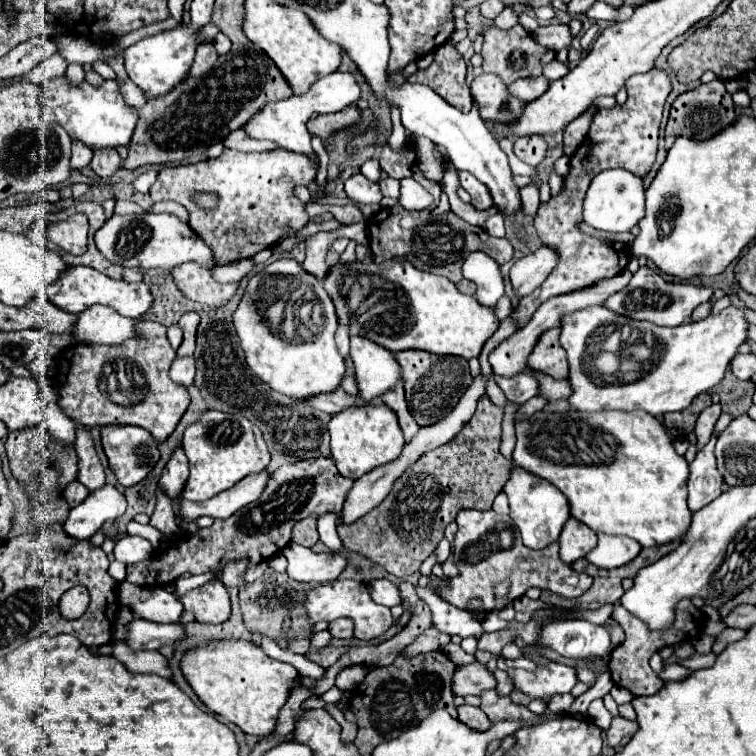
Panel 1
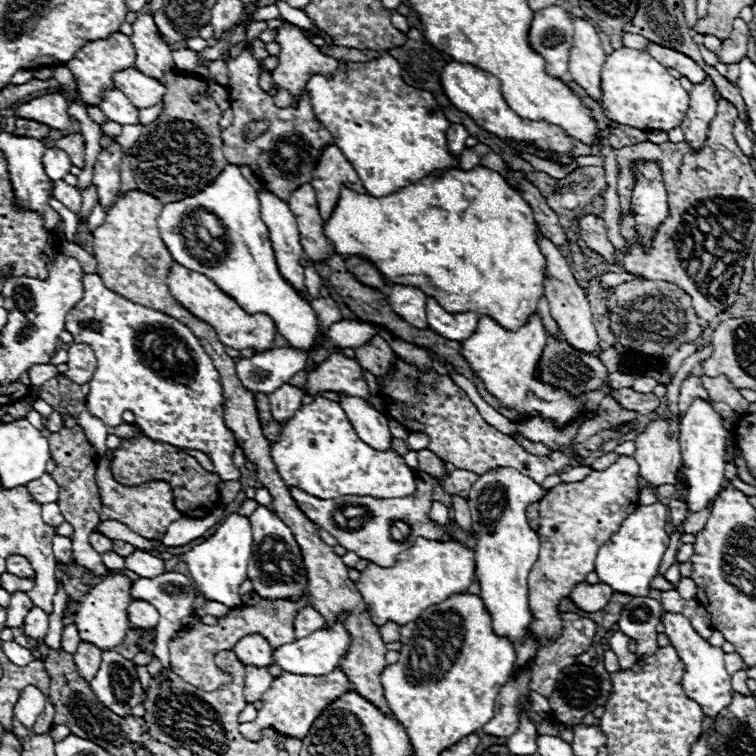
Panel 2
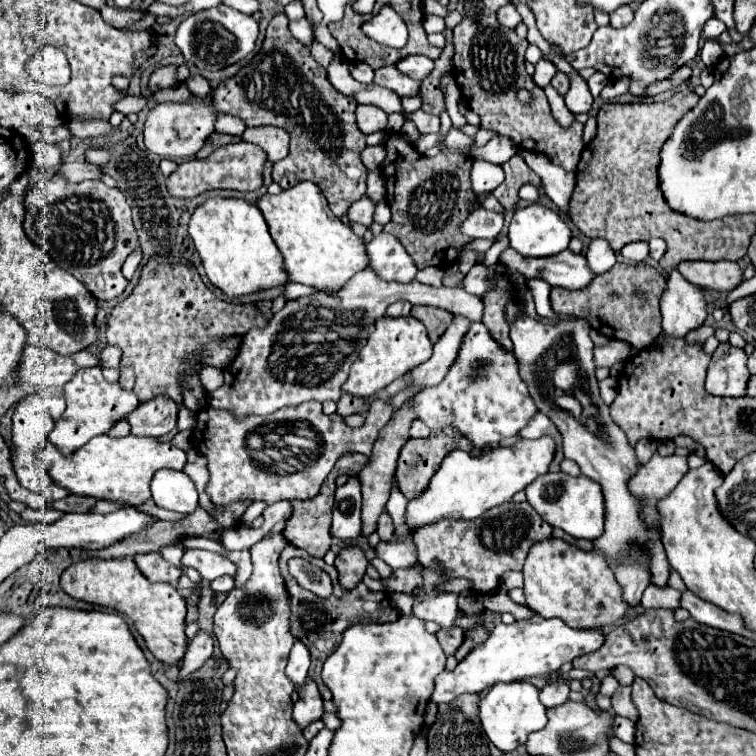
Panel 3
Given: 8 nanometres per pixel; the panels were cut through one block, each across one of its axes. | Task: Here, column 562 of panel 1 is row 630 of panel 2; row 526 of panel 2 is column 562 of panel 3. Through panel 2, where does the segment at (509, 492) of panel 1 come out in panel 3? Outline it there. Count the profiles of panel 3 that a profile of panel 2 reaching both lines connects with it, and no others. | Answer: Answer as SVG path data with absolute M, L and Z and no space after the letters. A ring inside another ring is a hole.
M546 472L526 488L526 494L528 504L540 514L544 522L548 522L552 528L564 530L572 538L594 540L604 532L602 488L582 474L578 478L572 478L564 472Z

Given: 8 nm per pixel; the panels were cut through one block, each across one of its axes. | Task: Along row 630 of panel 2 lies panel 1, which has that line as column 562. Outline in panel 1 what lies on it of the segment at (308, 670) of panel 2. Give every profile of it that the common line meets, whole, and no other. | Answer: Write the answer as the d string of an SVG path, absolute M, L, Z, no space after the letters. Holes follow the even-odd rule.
M588 306L582 310L576 310L574 314L564 314L560 320L560 344L568 354L568 364L570 364L570 384L574 394L568 398L570 406L580 410L580 412L604 412L604 410L644 410L652 416L662 416L666 412L678 412L684 410L692 404L692 400L702 394L708 392L710 388L714 388L716 384L722 382L726 366L730 364L730 360L734 358L734 354L738 352L738 348L748 340L748 320L744 318L744 312L736 306L728 306L724 312L720 312L718 316L708 316L699 322L687 322L676 328L660 328L660 342L664 342L664 354L658 362L658 366L654 370L650 370L644 378L632 382L632 384L608 384L608 386L598 386L594 384L588 374L584 372L584 354L586 354L586 346L588 346L588 338L592 336L592 332L598 326L606 326L606 324L630 324L636 326L638 322L632 322L612 310L608 310L606 306Z

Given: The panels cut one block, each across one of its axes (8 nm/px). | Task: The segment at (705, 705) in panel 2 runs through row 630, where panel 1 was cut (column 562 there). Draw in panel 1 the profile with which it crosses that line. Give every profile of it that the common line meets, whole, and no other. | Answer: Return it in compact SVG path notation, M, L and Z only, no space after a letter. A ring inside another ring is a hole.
M556 662L540 666L534 672L516 668L508 668L506 672L512 678L516 690L526 694L530 700L540 698L546 704L554 694L568 694L578 682L574 668Z

